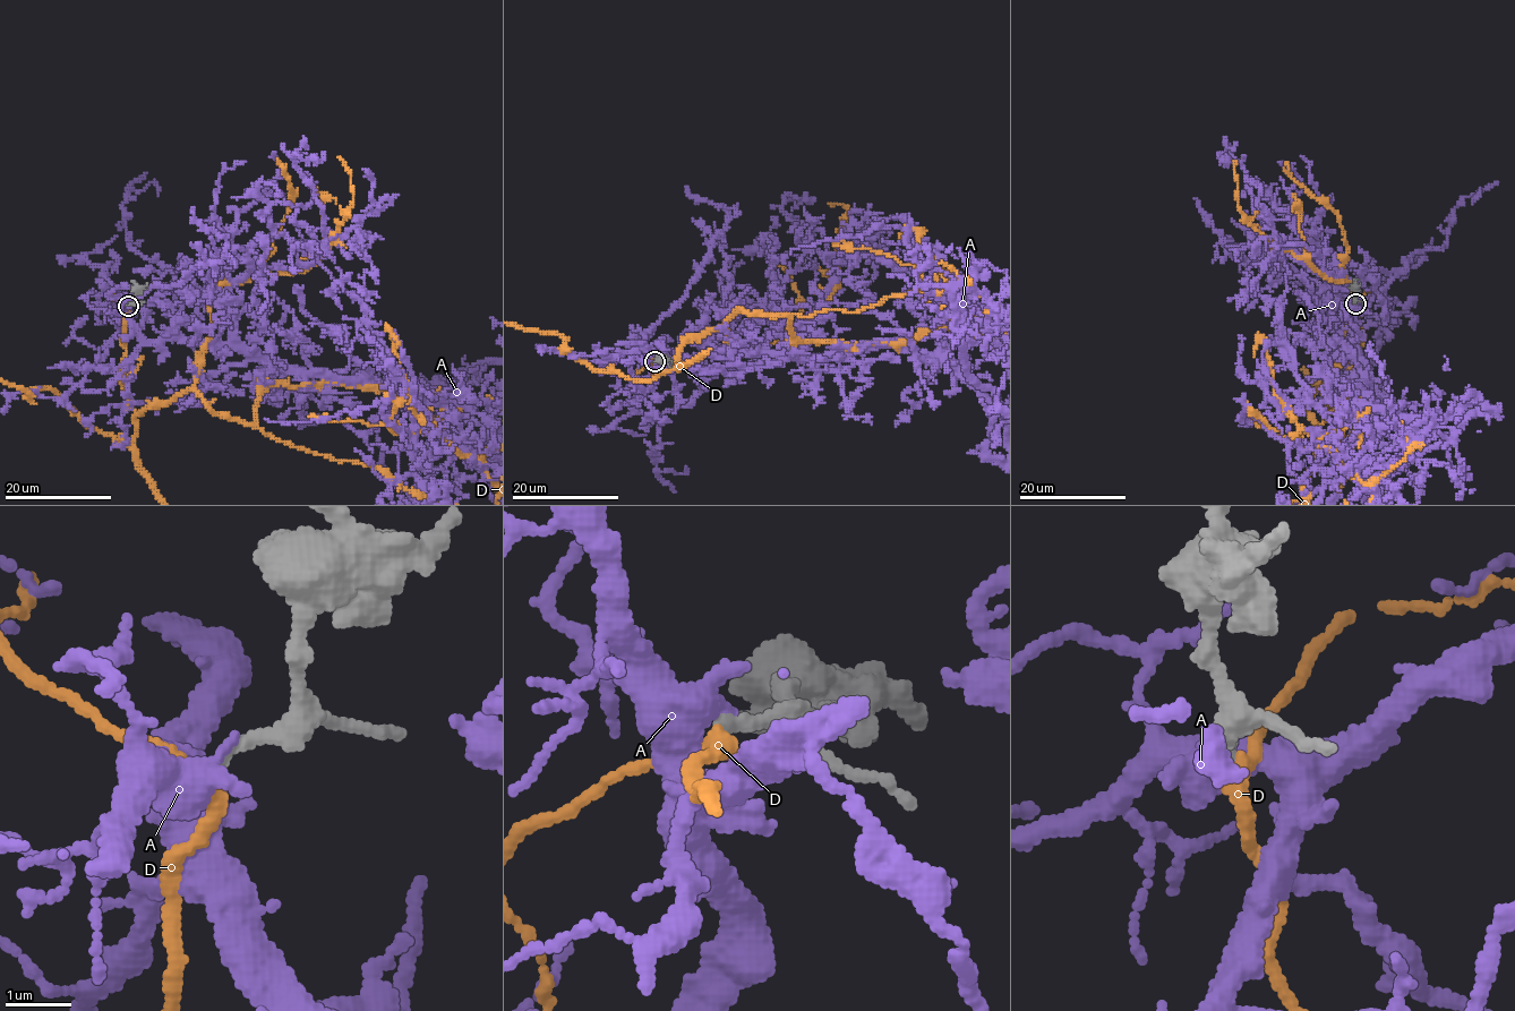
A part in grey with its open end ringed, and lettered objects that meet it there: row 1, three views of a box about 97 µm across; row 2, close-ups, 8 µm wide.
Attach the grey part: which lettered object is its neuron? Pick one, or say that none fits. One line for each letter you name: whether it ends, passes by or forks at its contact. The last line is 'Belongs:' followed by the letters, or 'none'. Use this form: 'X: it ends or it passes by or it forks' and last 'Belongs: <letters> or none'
D: it passes by
Belongs: D

